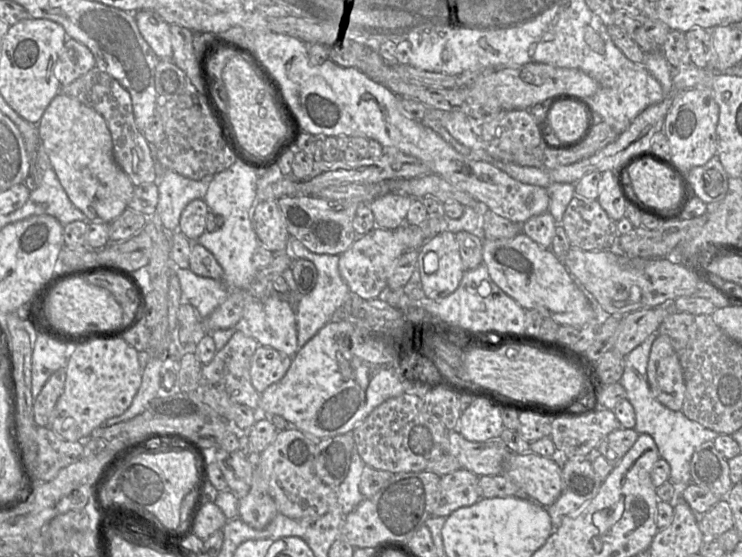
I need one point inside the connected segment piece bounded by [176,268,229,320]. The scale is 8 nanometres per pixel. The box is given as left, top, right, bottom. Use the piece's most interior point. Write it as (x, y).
(204, 294)

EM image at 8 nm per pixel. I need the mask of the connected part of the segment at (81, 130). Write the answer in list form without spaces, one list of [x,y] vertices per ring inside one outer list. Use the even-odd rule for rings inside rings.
[[[59,92],[37,124],[40,143],[67,196],[89,221],[110,223],[128,208],[135,186],[113,155],[111,133],[101,114]]]

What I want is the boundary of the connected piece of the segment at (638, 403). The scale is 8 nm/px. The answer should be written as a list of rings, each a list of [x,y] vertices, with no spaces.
[[[658,330],[653,332],[625,356],[624,372],[619,383],[626,390],[627,399],[634,408],[635,430],[639,434],[649,434],[654,439],[660,457],[665,459],[671,467],[669,481],[681,495],[681,492],[691,483],[690,462],[693,453],[701,444],[713,441],[719,434],[690,420],[682,411],[673,411],[667,408],[651,392],[647,379],[647,364],[651,346],[658,335]]]

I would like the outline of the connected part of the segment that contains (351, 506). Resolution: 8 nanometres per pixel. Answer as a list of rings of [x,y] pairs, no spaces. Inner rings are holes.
[[[354,444],[348,474],[337,487],[338,505],[344,516],[352,512],[364,499],[360,492],[360,481],[364,466],[365,463],[357,452]]]

